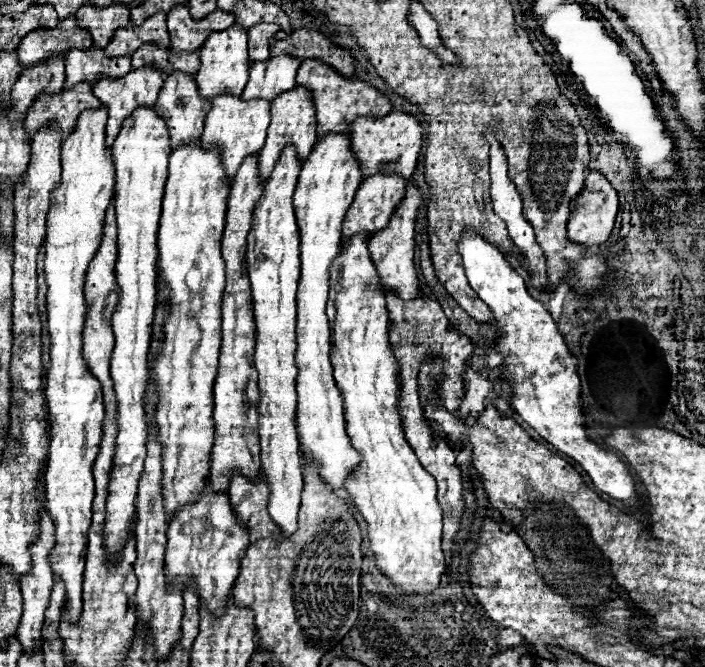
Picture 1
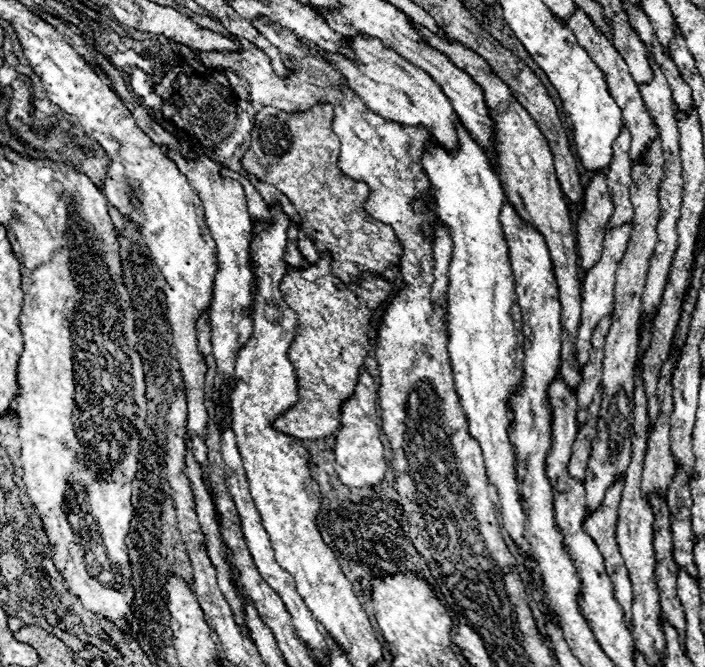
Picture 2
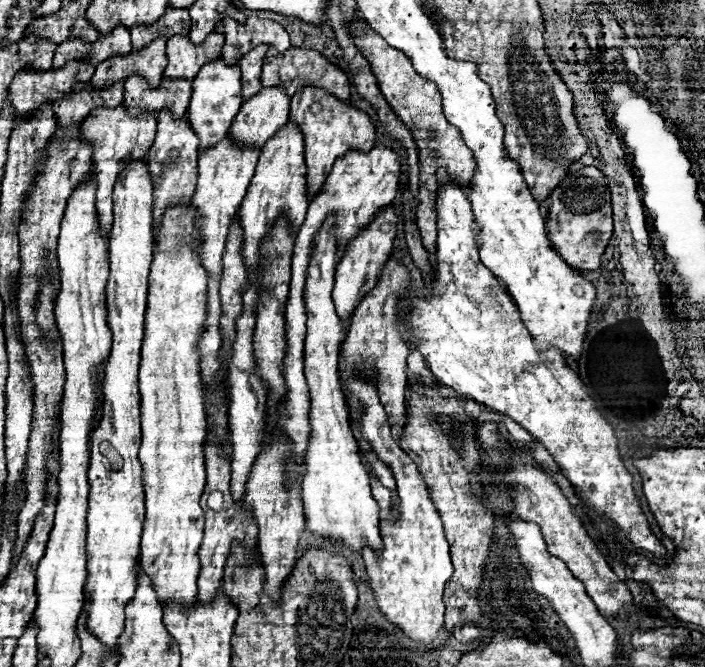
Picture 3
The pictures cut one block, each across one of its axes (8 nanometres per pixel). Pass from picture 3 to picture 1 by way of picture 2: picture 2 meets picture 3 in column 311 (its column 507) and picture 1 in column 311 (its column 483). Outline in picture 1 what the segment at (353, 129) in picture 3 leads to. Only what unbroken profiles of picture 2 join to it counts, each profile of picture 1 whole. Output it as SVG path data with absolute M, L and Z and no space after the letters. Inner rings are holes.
M308 58L298 68L296 84L306 86L312 90L316 100L316 118L318 118L318 134L326 134L328 130L344 130L350 122L354 122L360 114L372 114L372 116L384 116L392 110L392 102L386 94L382 94L372 84L358 80L358 78L346 78L338 74L332 66L328 66L322 60Z

